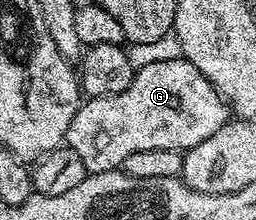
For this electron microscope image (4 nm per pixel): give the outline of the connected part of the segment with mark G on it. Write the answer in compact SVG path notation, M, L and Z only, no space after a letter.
M178 58L171 62L154 62L151 66L136 69L133 81L121 93L110 96L95 96L86 99L78 108L75 118L71 118L71 126L65 135L65 144L79 158L83 158L86 173L111 172L124 165L127 154L135 154L139 150L175 150L181 152L199 146L203 138L211 138L219 126L229 123L231 109L222 100L221 95L199 74L191 61Z

